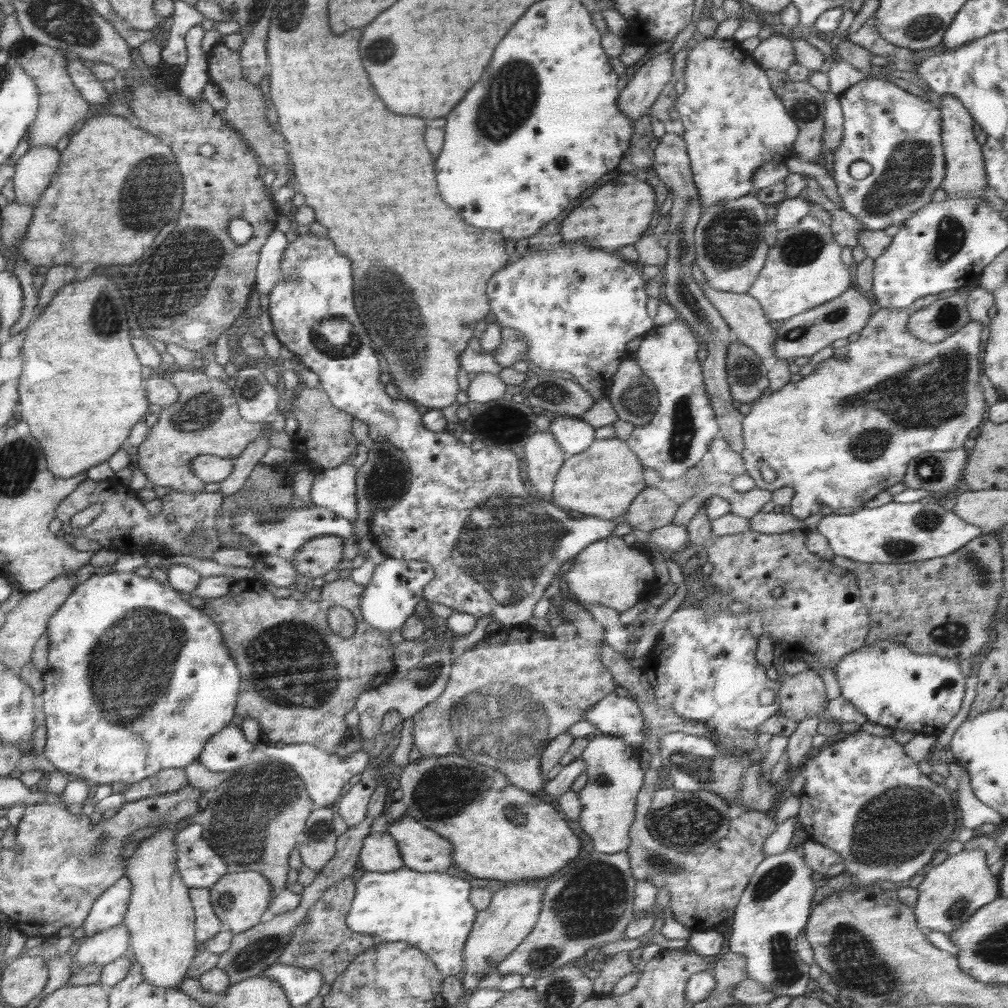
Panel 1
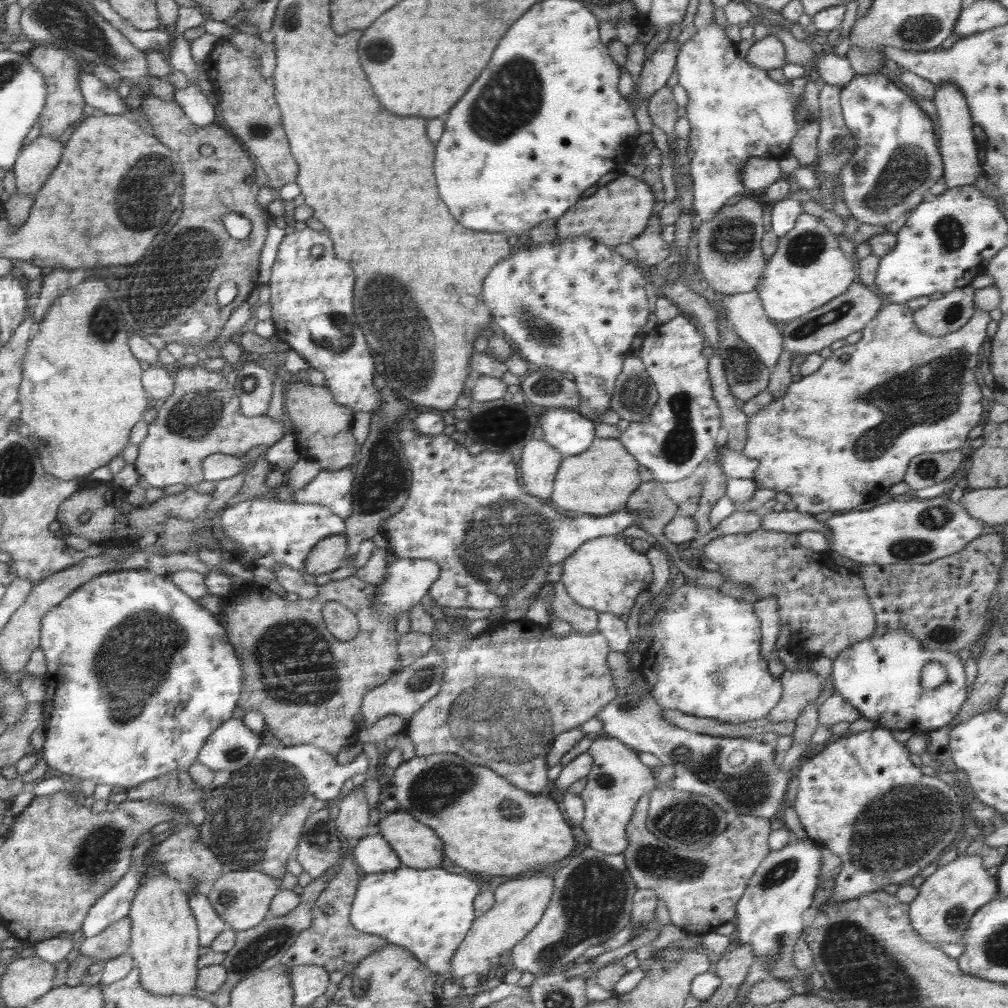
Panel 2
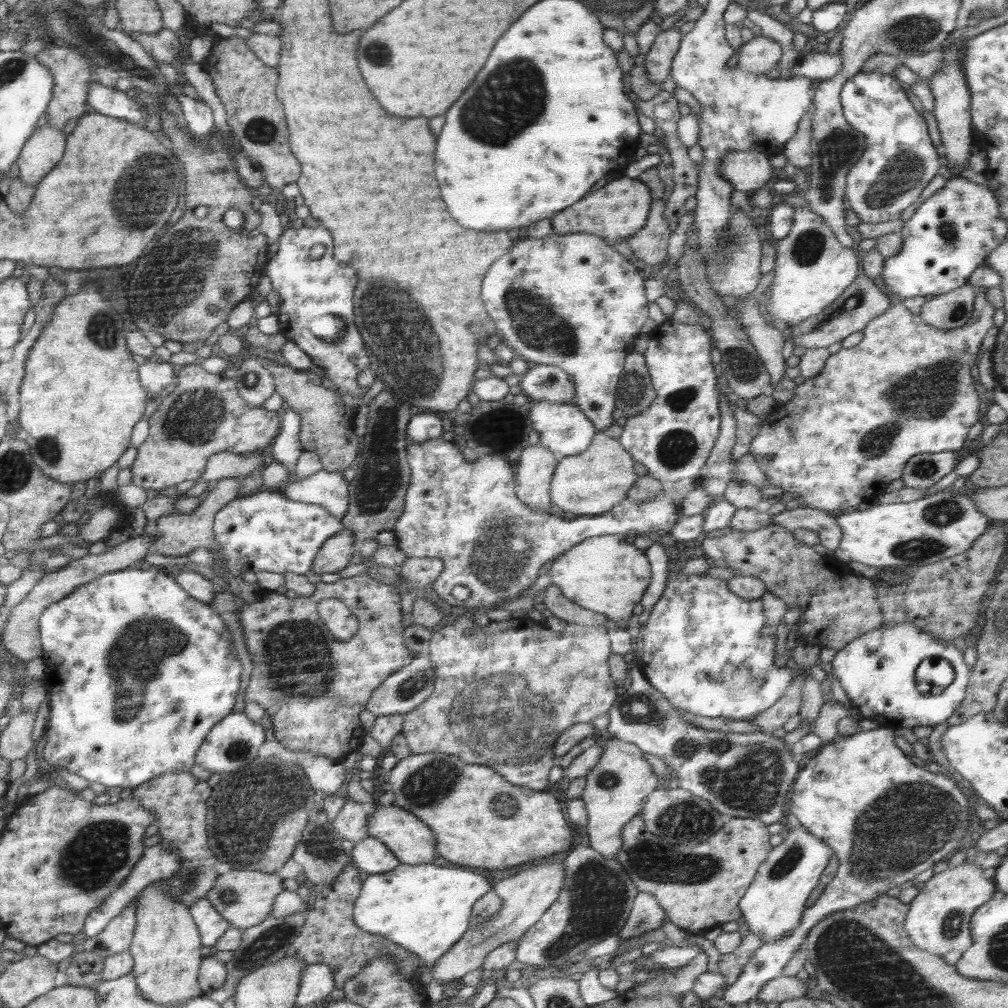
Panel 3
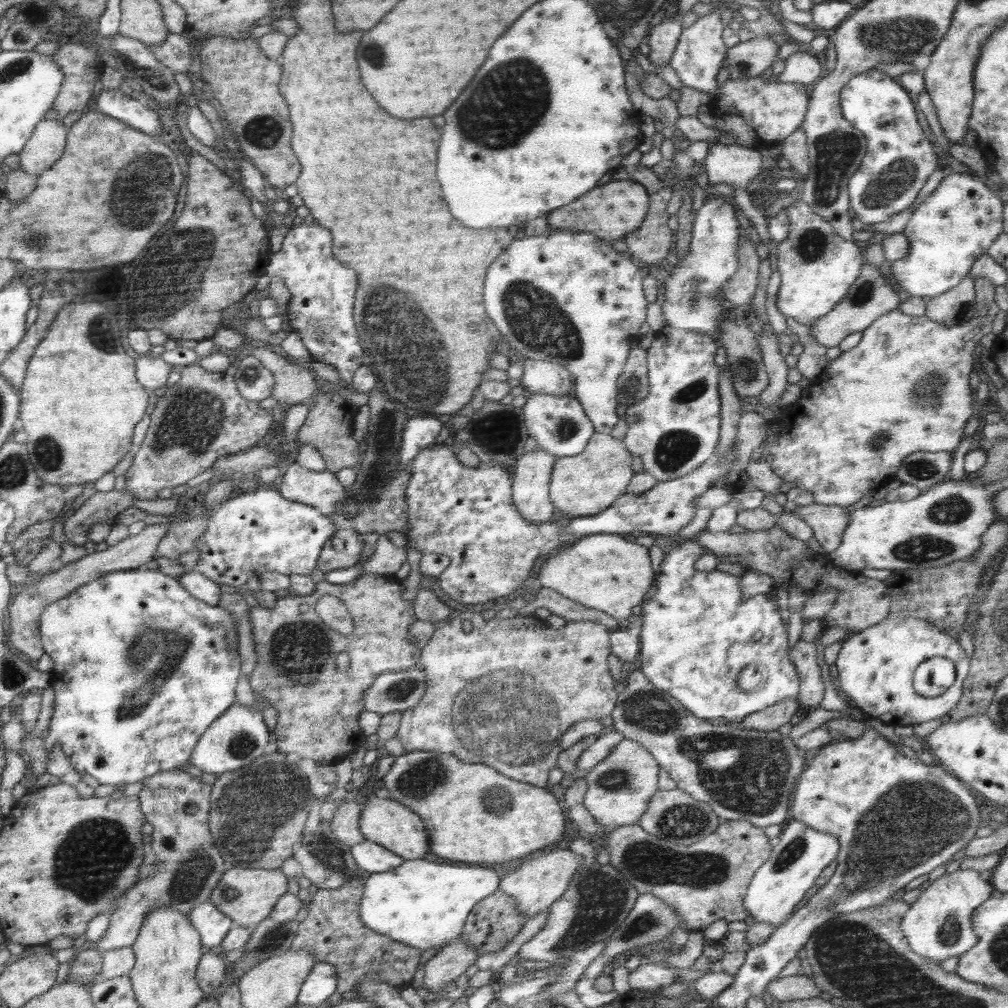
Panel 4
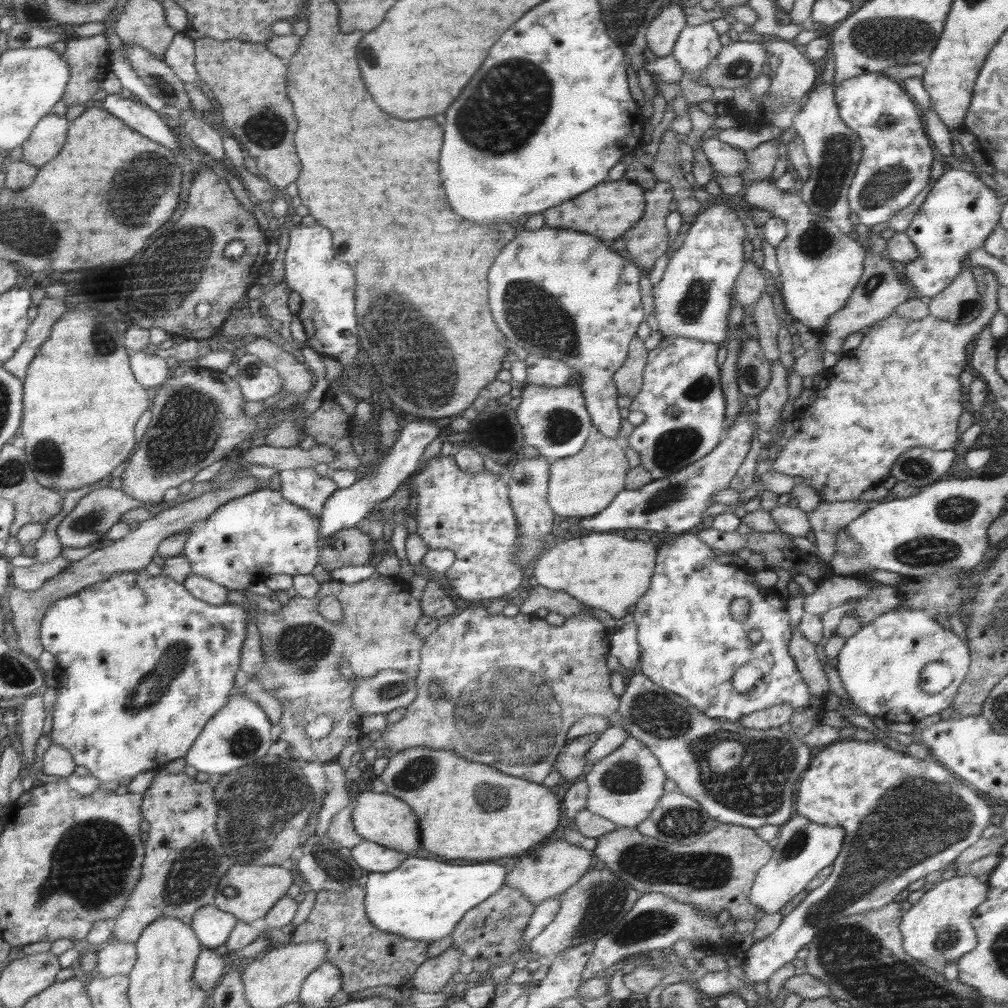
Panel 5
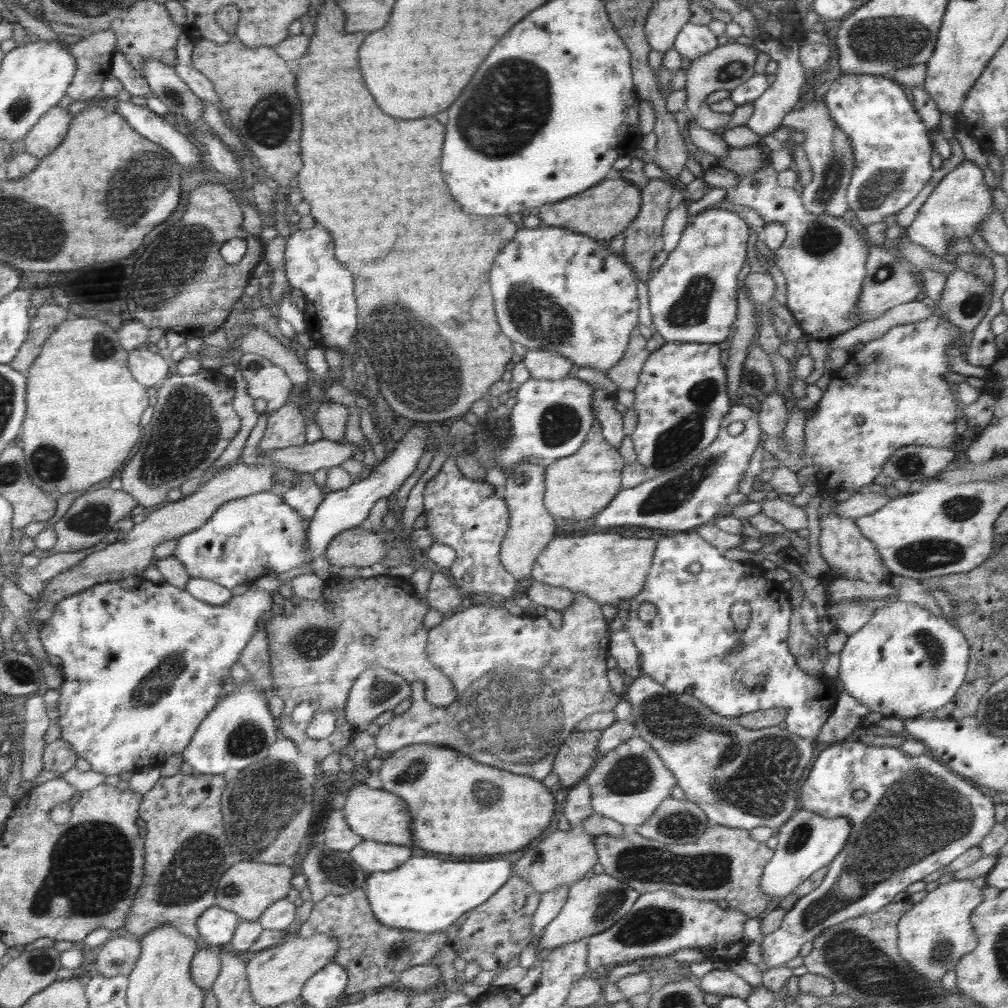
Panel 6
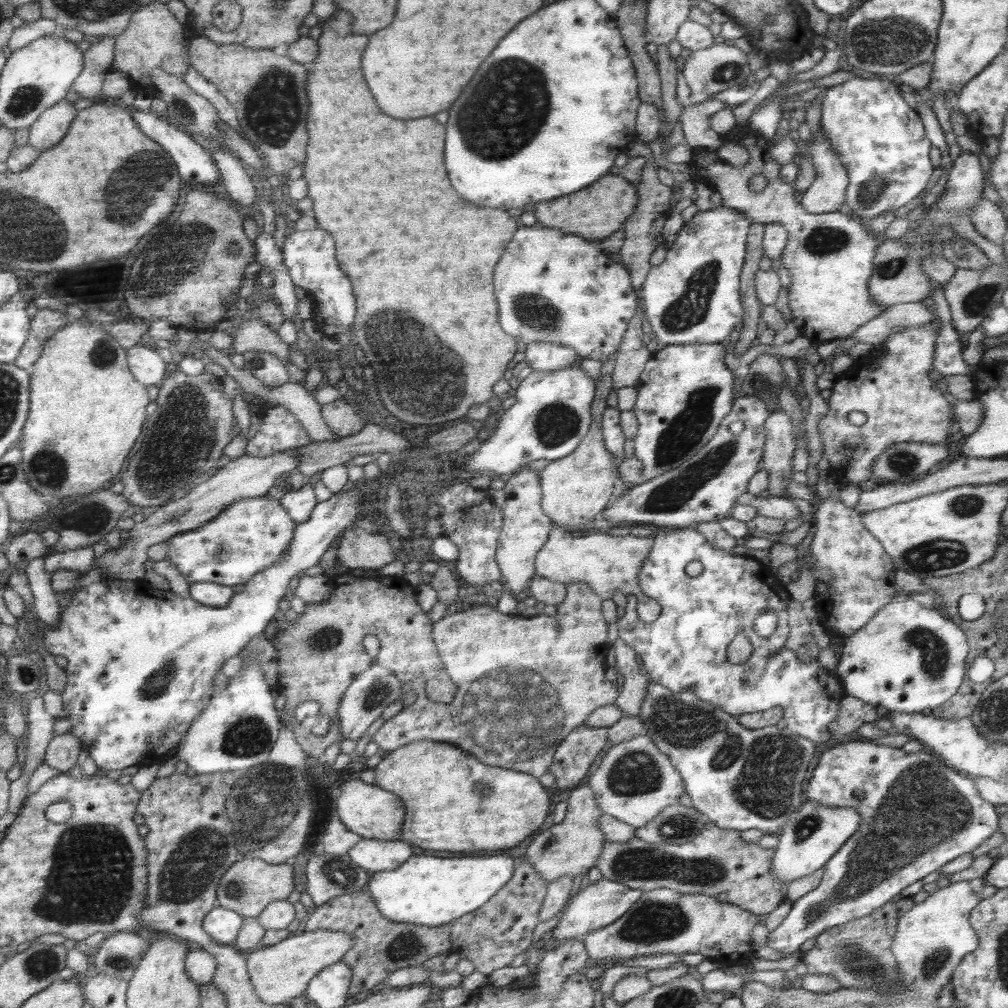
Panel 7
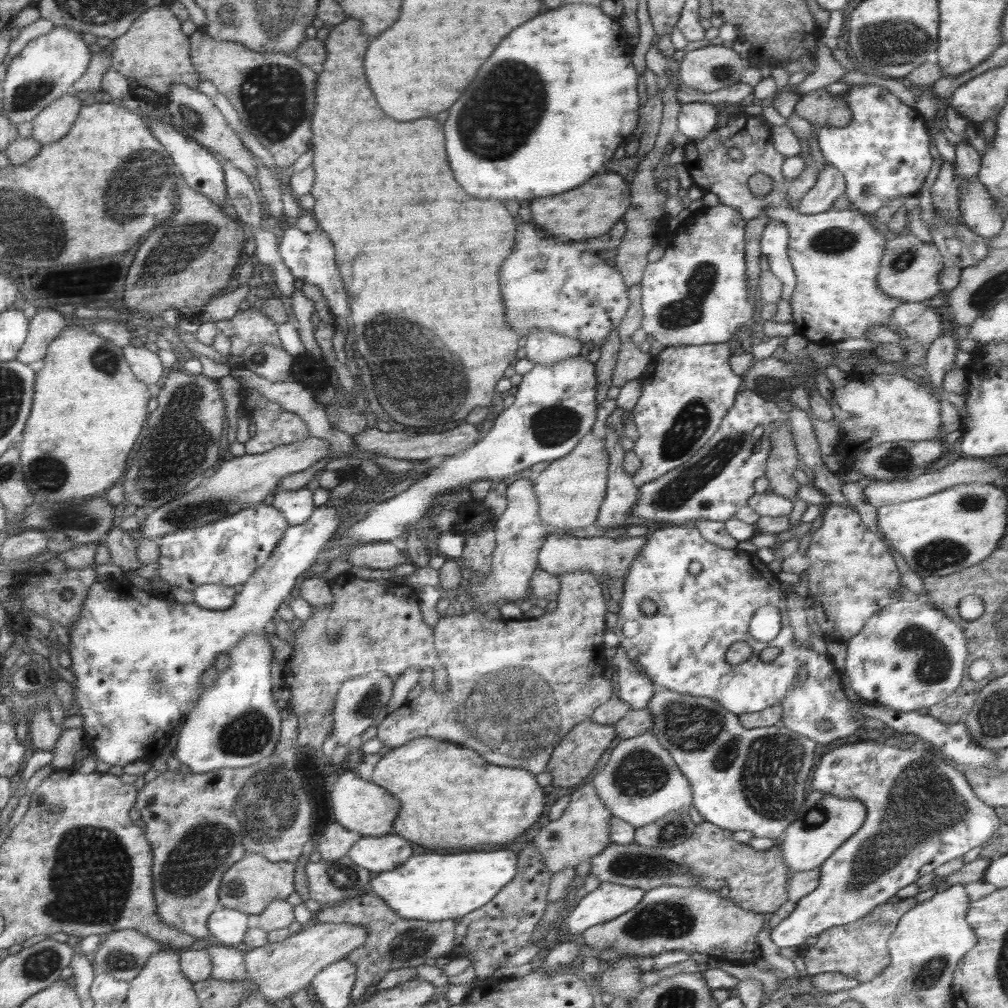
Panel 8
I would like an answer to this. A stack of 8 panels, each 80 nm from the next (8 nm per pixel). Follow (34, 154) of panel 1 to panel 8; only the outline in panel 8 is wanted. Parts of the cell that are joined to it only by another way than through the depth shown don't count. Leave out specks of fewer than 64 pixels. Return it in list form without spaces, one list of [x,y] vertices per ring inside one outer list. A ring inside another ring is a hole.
[[[70,92],[51,102],[42,113],[33,118],[32,136],[41,143],[41,146],[66,136],[84,108],[81,101]]]

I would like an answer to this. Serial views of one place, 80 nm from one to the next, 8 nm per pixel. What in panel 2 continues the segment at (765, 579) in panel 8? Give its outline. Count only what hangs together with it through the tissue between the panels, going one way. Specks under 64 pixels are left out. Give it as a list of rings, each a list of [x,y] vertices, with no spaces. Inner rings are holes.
[[[686,582],[663,602],[653,618],[652,624],[655,625],[655,629],[652,630],[653,639],[650,646],[646,649],[645,653],[643,653],[644,659],[638,669],[643,678],[646,679],[646,682],[650,685],[651,694],[656,697],[657,702],[660,703],[662,707],[682,711],[685,712],[685,714],[700,718],[712,718],[722,723],[737,725],[756,721],[757,719],[764,719],[770,710],[773,710],[774,706],[778,705],[778,701],[781,700],[780,692],[784,692],[783,682],[780,682],[781,675],[778,677],[771,675],[768,666],[766,666],[768,662],[762,660],[760,656],[760,620],[756,618],[752,606],[750,606],[748,602],[722,595],[719,589],[703,585],[694,587],[694,585],[688,585]]]

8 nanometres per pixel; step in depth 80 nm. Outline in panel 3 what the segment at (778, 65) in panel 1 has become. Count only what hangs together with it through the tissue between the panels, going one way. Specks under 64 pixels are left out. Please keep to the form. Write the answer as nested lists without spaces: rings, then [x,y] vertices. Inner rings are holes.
[[[762,35],[742,44],[737,65],[747,73],[766,73],[777,66],[782,55],[781,44]]]

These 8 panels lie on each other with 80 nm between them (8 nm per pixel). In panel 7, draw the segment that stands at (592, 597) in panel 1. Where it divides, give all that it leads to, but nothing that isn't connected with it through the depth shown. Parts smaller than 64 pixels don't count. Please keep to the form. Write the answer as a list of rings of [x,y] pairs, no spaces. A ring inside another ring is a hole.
[[[559,528],[550,533],[544,548],[537,556],[537,575],[554,582],[571,584],[571,582],[585,582],[594,594],[608,600],[615,592],[628,595],[630,592],[640,592],[638,574],[643,568],[643,562],[651,553],[654,545],[653,536],[638,537],[631,534],[610,536],[610,534],[583,535],[574,537],[568,530]]]

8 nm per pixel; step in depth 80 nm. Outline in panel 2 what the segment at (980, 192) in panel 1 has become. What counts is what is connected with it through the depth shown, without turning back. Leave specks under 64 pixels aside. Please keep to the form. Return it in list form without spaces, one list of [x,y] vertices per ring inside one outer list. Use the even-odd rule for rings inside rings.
[[[953,82],[936,86],[933,98],[937,108],[938,124],[940,124],[941,157],[943,160],[943,180],[947,188],[955,186],[970,186],[984,176],[979,163],[980,147],[972,133],[975,125],[966,102],[965,94]]]

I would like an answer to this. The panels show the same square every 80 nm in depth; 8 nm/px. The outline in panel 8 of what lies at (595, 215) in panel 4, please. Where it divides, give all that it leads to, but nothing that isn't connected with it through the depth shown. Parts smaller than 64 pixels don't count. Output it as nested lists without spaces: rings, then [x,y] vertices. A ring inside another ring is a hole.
[[[615,172],[595,174],[584,185],[568,192],[535,198],[530,201],[529,209],[532,222],[548,235],[581,242],[590,238],[606,235],[621,220],[632,204],[632,186]]]

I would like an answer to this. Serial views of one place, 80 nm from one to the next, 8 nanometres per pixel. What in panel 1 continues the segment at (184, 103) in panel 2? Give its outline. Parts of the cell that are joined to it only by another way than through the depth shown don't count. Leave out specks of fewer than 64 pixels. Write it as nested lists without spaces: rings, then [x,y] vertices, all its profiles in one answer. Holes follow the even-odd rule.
[[[198,24],[198,26],[190,28],[184,36],[187,46],[187,61],[177,80],[176,88],[193,101],[204,99],[201,96],[203,88],[210,83],[207,55],[201,47],[204,35],[204,28]]]

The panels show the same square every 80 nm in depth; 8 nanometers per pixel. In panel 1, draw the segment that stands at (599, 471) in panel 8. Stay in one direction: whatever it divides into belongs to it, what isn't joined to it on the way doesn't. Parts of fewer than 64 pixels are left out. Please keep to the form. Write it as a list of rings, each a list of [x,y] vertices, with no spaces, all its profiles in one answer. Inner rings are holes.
[[[618,437],[598,439],[584,453],[566,457],[558,473],[558,486],[553,486],[554,500],[564,508],[598,518],[624,516],[632,500],[646,487],[642,465],[628,442]]]

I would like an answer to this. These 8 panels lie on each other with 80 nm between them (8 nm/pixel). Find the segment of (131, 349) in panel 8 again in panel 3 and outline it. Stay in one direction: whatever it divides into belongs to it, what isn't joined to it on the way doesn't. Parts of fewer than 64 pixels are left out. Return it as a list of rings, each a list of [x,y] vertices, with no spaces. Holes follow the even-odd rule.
[[[156,357],[142,360],[142,369],[138,371],[142,386],[145,386],[154,397],[161,397],[172,386],[172,378],[176,376],[174,366]]]

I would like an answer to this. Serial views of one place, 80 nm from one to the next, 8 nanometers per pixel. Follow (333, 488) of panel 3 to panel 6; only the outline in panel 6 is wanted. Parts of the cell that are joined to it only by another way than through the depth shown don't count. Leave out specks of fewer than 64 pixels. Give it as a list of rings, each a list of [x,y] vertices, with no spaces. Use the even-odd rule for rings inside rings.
[[[301,473],[282,497],[303,519],[309,520],[314,517],[316,509],[323,502],[325,490],[314,481],[313,475]]]

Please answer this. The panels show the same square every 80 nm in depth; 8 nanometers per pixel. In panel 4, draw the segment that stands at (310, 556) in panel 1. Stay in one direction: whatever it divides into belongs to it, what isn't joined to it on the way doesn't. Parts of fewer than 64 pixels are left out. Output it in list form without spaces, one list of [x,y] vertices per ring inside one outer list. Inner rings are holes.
[[[336,529],[332,538],[344,540],[344,548],[335,550],[330,540],[322,549],[318,568],[327,572],[354,566],[360,558],[360,552],[362,552],[362,544],[358,542],[358,532],[354,529]]]

